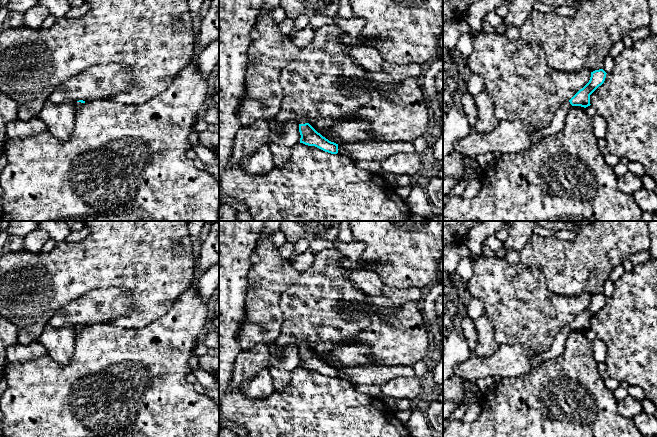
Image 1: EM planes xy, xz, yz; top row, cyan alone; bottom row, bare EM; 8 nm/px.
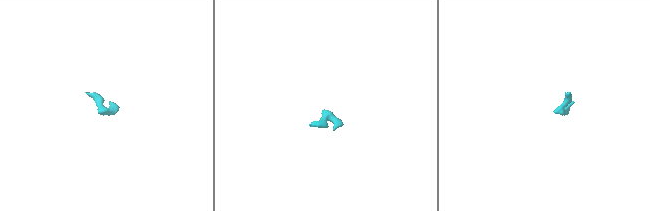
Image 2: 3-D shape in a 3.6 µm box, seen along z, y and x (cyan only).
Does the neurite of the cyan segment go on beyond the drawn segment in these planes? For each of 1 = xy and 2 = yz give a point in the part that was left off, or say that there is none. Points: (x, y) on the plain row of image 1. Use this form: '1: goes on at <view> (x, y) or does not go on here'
1: goes on at xy (78, 329)
2: goes on at yz (557, 349)

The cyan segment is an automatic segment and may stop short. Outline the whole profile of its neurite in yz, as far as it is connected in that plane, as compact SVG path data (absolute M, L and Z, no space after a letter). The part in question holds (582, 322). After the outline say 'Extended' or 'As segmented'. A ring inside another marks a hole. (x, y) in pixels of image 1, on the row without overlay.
M603 293L591 296L589 306L580 313L568 326L564 327L554 339L551 348L542 354L530 358L531 364L537 368L541 363L548 359L555 359L564 353L564 347L567 335L571 330L590 330L590 319L601 310L606 302L606 296Z. Extended

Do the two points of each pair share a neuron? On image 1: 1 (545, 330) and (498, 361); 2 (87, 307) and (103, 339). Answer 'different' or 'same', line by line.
1: different
2: different

